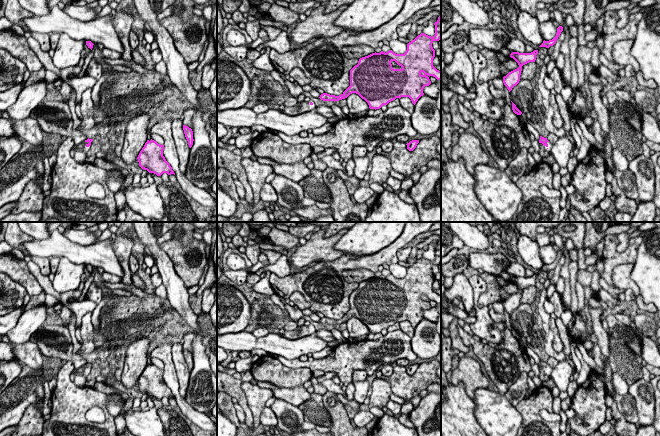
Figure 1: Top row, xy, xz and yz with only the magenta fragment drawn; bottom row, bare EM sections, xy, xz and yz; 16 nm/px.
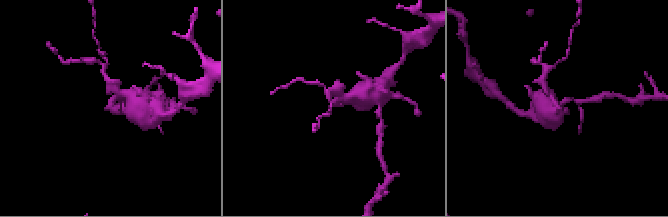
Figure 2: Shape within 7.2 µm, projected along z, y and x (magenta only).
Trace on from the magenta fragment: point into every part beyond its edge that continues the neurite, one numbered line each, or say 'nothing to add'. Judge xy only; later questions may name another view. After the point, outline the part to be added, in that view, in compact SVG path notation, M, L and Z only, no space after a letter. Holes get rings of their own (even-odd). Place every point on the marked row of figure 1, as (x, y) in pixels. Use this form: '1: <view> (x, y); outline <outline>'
1: xy (82, 146); outline M84 141L78 145L74 144L74 146L71 149L73 149L75 151L81 151L82 150L82 151L85 151L87 153L89 151L89 148L91 147L91 145L89 147L86 146L88 143L89 142Z

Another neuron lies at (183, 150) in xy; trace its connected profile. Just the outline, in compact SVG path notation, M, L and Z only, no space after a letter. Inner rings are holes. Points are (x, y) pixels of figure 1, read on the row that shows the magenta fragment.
M174 117L171 130L179 158L179 169L180 172L185 175L189 160L190 147L184 134L183 121L180 118Z

